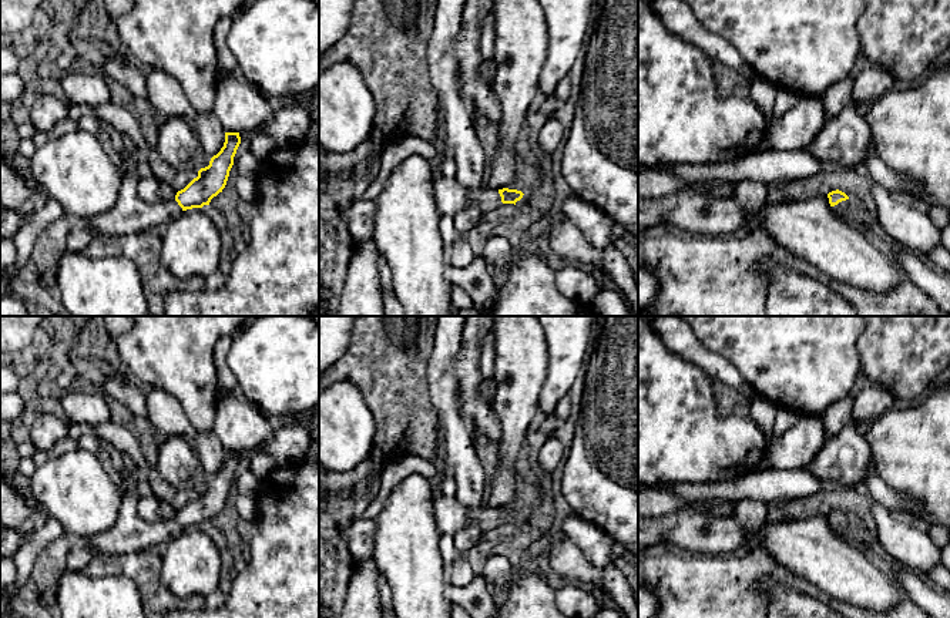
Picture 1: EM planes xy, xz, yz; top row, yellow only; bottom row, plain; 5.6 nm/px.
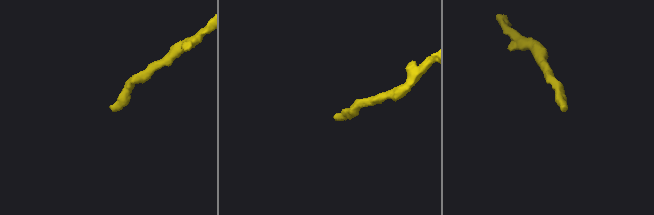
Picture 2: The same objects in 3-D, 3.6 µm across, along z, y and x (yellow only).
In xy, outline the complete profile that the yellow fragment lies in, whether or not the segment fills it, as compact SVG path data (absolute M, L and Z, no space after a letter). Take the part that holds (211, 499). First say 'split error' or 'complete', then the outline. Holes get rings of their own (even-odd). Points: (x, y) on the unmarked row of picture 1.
split error | M225 451L224 466L211 477L209 484L201 487L198 496L178 510L172 520L162 518L154 524L138 517L135 481L128 478L115 524L108 531L87 537L87 541L101 555L124 555L168 543L182 530L209 524L226 504L239 463L239 451Z

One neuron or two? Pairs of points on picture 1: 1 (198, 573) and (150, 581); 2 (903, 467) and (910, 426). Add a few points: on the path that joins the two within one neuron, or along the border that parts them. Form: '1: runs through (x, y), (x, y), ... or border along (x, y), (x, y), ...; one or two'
1: border along (161, 554), (160, 580), (173, 593), (190, 597); two
2: runs through (910, 457), (910, 436); one

